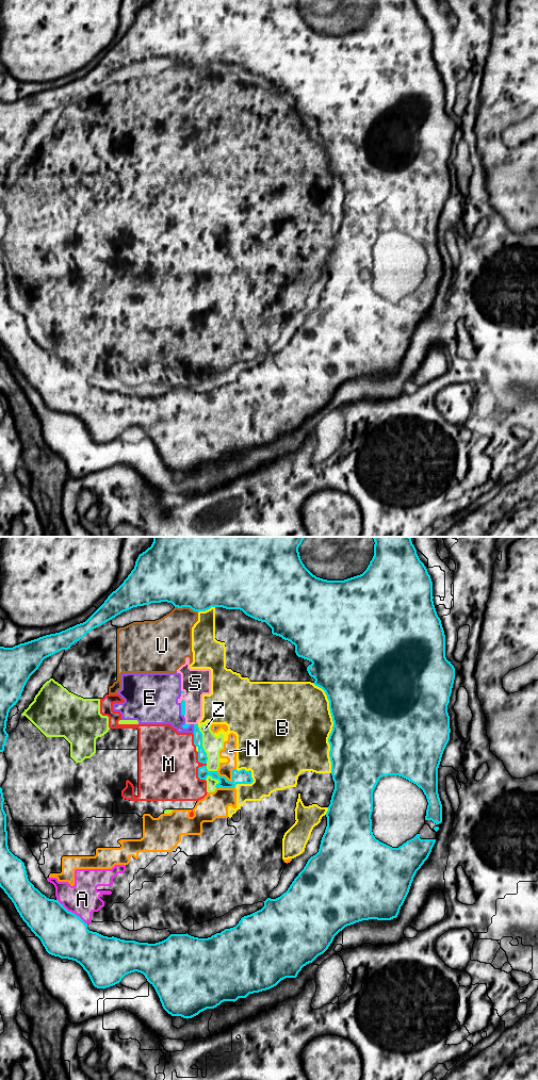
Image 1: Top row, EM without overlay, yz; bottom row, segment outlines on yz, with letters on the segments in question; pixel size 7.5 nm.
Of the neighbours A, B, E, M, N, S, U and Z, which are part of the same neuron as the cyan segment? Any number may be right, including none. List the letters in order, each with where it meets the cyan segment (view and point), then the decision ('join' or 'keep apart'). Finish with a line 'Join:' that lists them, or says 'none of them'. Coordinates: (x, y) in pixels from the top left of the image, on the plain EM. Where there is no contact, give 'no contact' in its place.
A: yz (70, 366) | join
B: yz (332, 181) | join
E: yz (194, 183) | join
M: yz (199, 222) | join
N: yz (228, 235) | join
S: yz (184, 162) | join
U: yz (186, 61) | join
Z: yz (201, 200) | join
Join: A, B, E, M, N, S, U, Z

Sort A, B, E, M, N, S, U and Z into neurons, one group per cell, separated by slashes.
A B E M N S U Z

